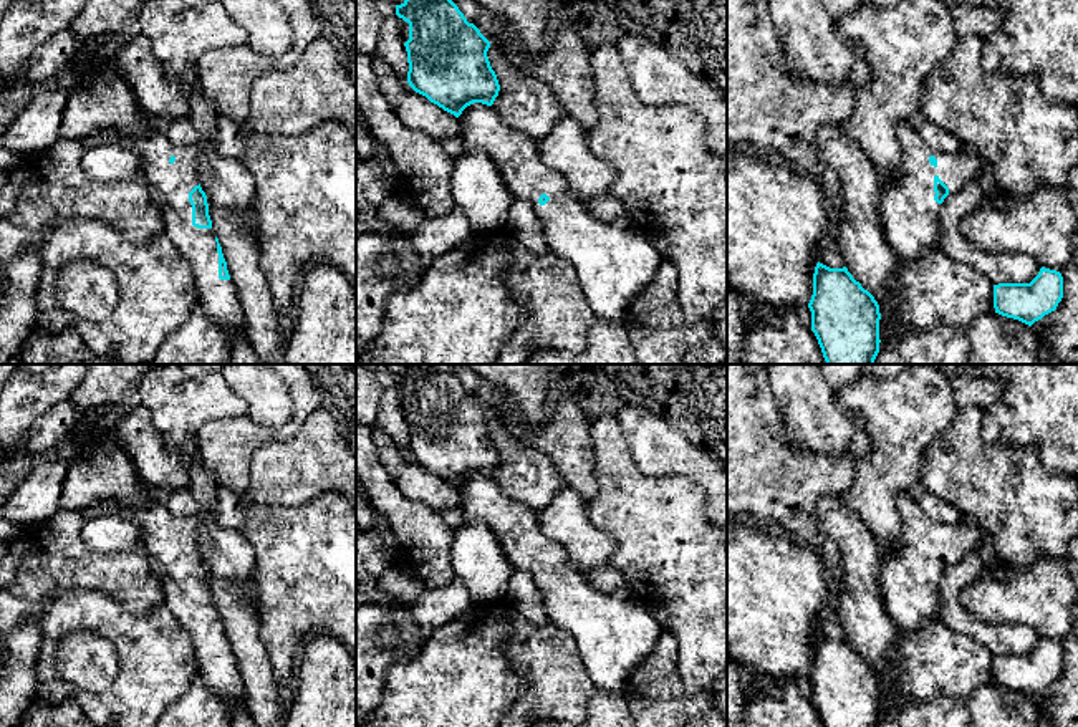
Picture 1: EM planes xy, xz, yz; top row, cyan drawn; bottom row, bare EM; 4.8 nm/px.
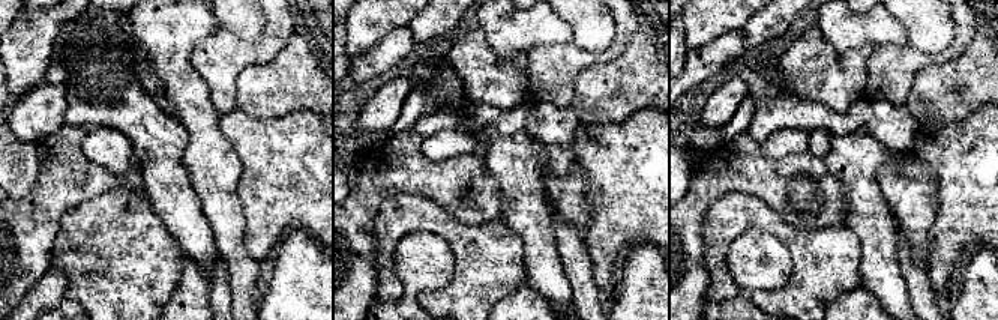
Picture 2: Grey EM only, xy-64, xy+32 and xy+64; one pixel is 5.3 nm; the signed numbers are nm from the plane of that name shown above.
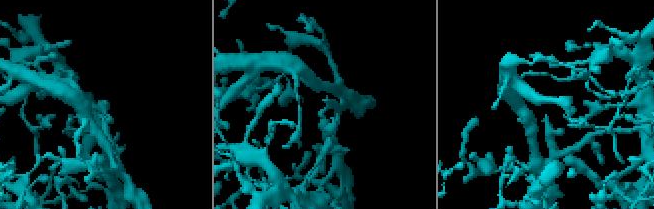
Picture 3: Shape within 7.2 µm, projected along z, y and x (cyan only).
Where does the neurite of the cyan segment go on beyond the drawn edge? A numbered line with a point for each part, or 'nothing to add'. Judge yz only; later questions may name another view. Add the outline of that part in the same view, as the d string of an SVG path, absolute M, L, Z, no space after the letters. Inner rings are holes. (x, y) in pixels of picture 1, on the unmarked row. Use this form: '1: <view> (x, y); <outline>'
1: yz (908, 582); M901 493L898 508L899 548L879 550L879 586L888 614L899 631L916 631L926 619L939 619L942 575L934 571L934 548L954 565L967 551L980 548L980 525L970 518L934 522L912 493Z

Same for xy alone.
1: xy (101, 471); M114 429L71 431L76 447L58 510L81 512L113 502L141 528L149 565L164 588L166 608L189 634L204 686L227 702L245 702L245 689L232 651L219 649L214 599L192 596L189 563L200 555L200 517L177 517L149 497L152 487L134 472L132 459Z

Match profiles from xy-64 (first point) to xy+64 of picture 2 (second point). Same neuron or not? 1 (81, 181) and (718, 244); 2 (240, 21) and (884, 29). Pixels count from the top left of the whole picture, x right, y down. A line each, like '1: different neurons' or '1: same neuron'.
1: different neurons
2: different neurons

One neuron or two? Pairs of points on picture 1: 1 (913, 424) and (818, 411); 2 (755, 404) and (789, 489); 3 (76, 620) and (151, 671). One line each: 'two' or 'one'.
1: two
2: one
3: one

